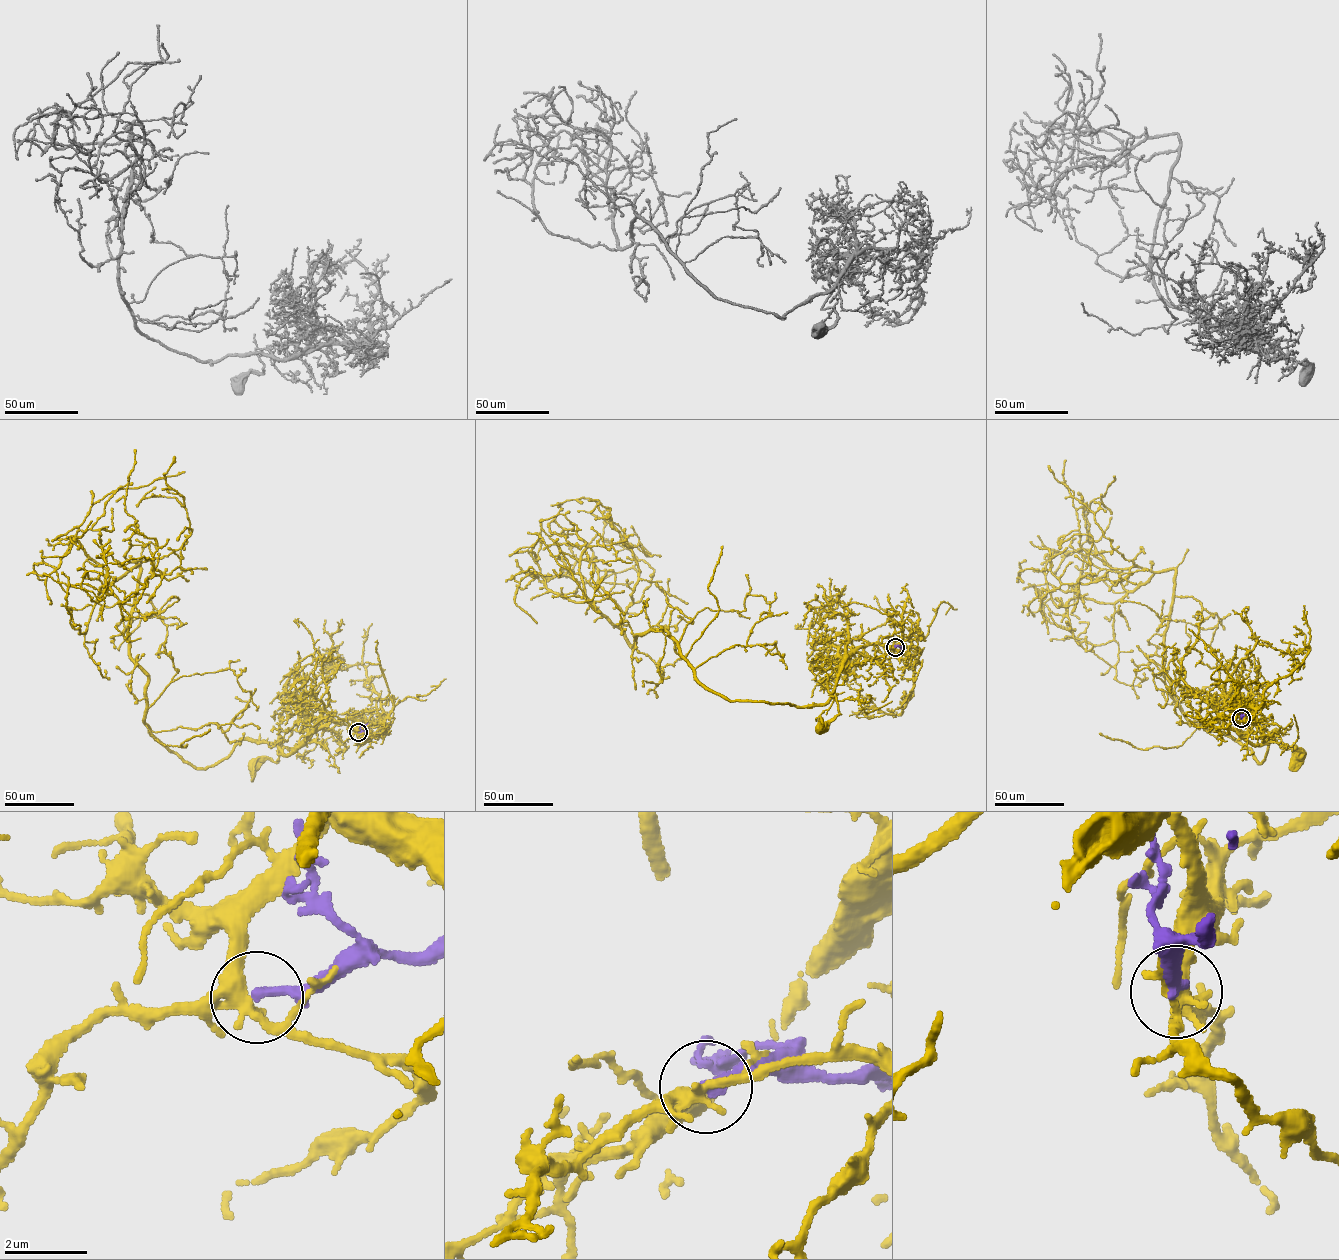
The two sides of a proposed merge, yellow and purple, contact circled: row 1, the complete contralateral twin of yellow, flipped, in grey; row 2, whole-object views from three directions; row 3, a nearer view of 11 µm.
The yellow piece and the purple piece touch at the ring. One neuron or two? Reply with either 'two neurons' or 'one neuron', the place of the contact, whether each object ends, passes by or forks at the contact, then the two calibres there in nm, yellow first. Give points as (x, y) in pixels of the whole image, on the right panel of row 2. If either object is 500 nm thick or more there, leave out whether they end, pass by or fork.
two neurons; place (1241, 718); yellow forks; purple ends; calibres 300 and 260 nm

